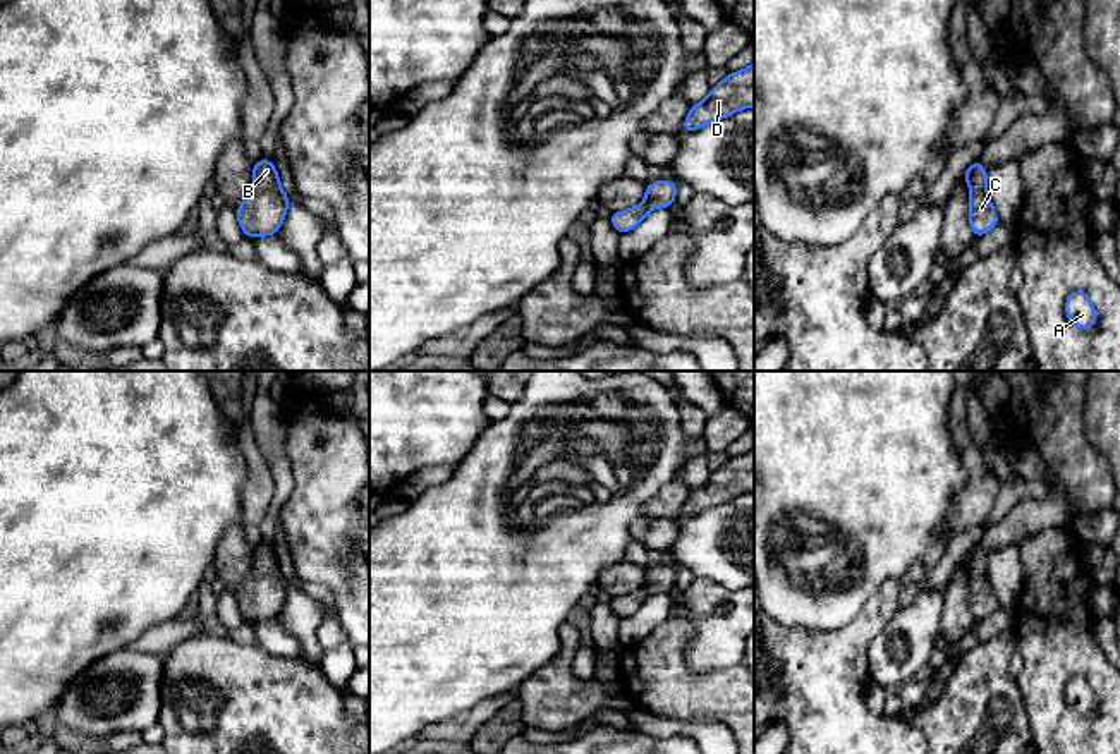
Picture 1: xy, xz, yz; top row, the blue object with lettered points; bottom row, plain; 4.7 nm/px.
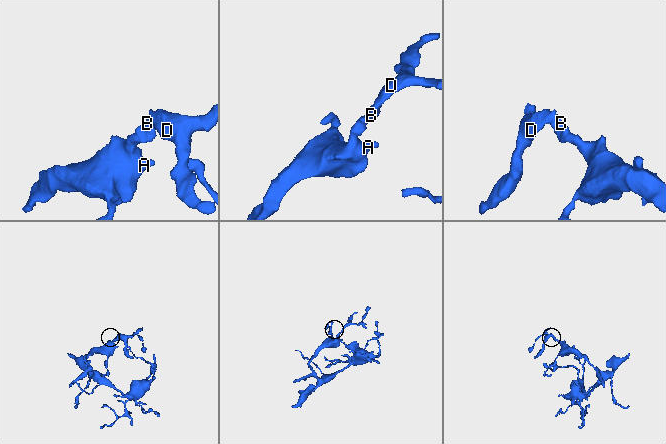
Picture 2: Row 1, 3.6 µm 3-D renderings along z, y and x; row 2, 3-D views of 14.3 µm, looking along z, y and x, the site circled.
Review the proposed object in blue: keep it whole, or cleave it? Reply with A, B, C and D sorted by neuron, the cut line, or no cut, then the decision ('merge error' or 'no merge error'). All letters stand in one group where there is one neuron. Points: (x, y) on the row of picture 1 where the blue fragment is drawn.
groups A B C D; cut none; no merge error

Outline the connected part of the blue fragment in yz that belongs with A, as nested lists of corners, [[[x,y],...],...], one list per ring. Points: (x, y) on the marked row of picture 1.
[[[1074,290],[1068,294],[1065,299],[1065,316],[1080,330],[1091,330],[1098,321],[1093,301],[1084,290]]]

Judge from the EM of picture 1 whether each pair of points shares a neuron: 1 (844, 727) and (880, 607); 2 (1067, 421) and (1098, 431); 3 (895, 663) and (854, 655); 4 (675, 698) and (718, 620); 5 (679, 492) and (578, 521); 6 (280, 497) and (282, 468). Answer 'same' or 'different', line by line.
1: same
2: different
3: different
4: different
5: different
6: same

